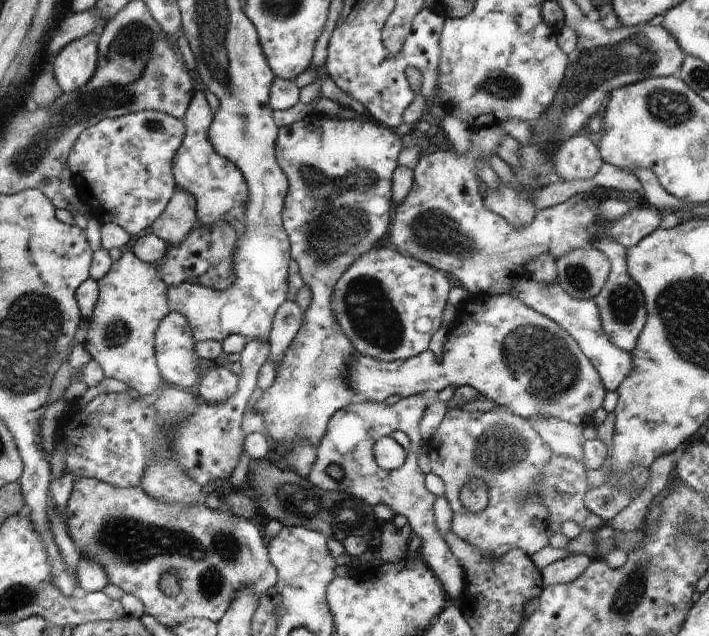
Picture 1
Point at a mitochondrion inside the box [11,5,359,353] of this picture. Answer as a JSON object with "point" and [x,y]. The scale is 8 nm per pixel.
{"point":[133,41]}

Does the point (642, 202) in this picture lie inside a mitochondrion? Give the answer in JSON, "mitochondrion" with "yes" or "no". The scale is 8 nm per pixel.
{"mitochondrion":"no"}

